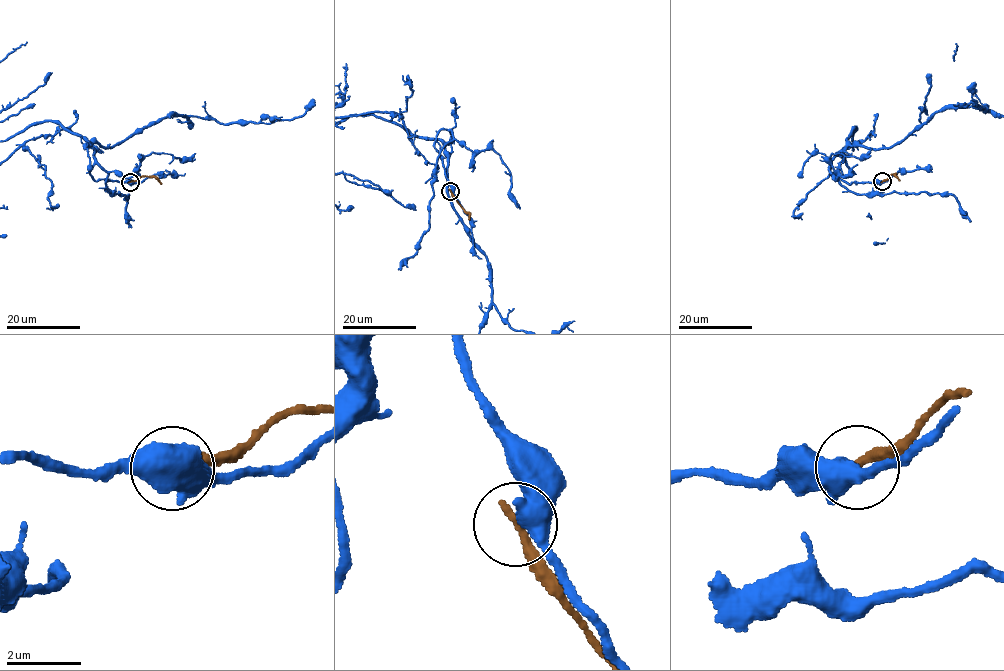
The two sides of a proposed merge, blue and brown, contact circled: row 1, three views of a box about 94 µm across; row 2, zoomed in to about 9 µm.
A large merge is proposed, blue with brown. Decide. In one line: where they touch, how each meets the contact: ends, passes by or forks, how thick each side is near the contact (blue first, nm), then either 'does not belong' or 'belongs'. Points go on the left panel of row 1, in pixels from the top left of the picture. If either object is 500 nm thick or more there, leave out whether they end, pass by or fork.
at (130, 182); blue passes by; brown ends there; 440 nm thick on the blue side, 260 nm on the other; does not belong

